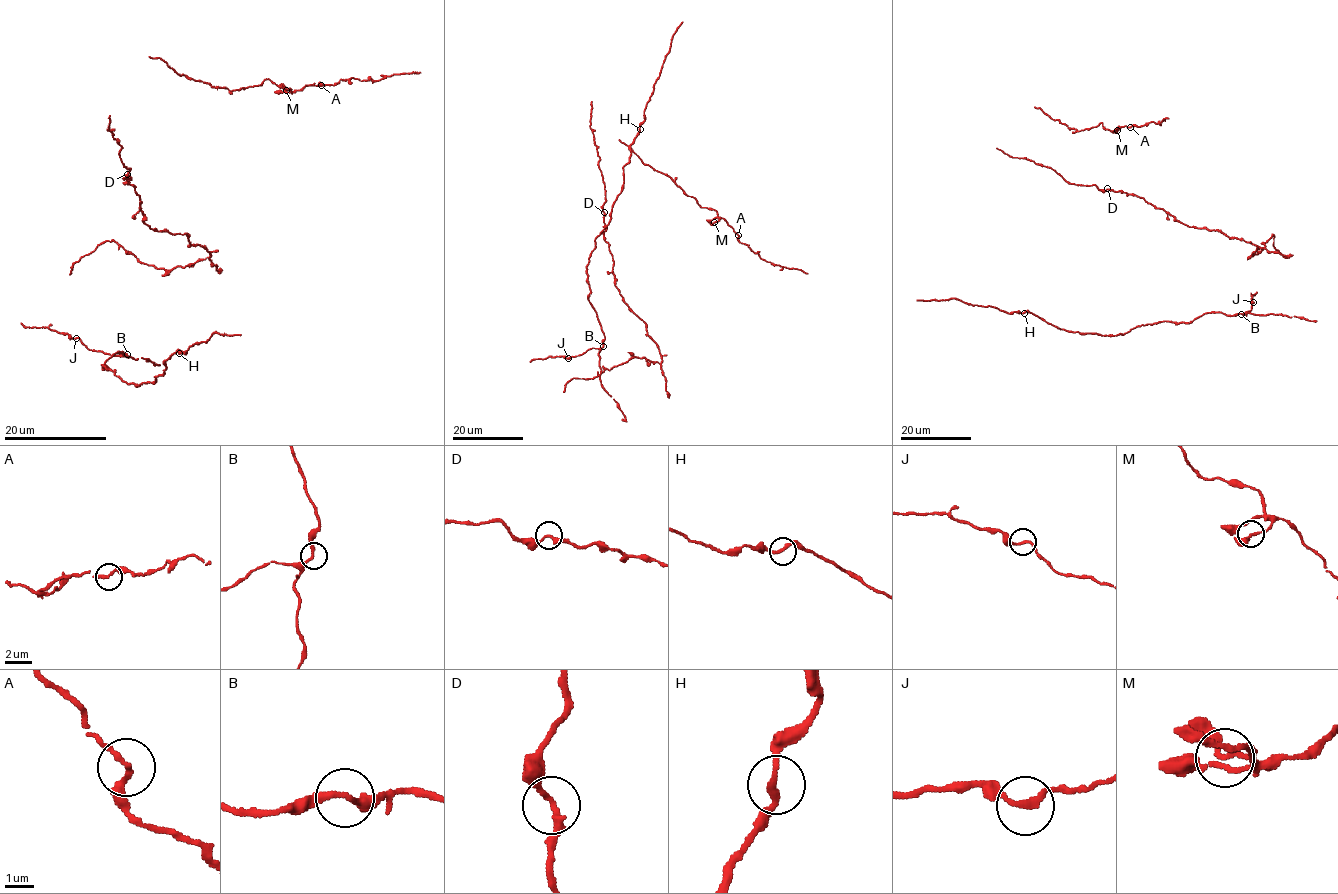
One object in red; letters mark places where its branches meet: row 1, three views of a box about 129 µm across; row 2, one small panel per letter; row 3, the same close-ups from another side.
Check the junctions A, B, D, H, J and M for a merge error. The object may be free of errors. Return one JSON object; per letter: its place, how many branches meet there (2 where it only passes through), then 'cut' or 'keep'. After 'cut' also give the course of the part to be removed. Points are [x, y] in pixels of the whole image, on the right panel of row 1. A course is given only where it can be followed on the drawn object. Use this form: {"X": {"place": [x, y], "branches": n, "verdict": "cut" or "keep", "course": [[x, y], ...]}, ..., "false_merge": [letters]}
{"A": {"place": [1130, 127], "branches": 2, "verdict": "keep"}, "B": {"place": [1241, 314], "branches": 2, "verdict": "keep"}, "D": {"place": [1107, 188], "branches": 2, "verdict": "keep"}, "H": {"place": [1024, 313], "branches": 2, "verdict": "keep"}, "J": {"place": [1253, 302], "branches": 2, "verdict": "keep"}, "M": {"place": [1117, 130], "branches": 2, "verdict": "keep"}, "false_merge": []}

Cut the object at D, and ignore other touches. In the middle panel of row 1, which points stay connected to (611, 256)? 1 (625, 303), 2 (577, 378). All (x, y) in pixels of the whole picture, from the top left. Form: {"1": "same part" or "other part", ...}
{"1": "same part", "2": "same part"}

